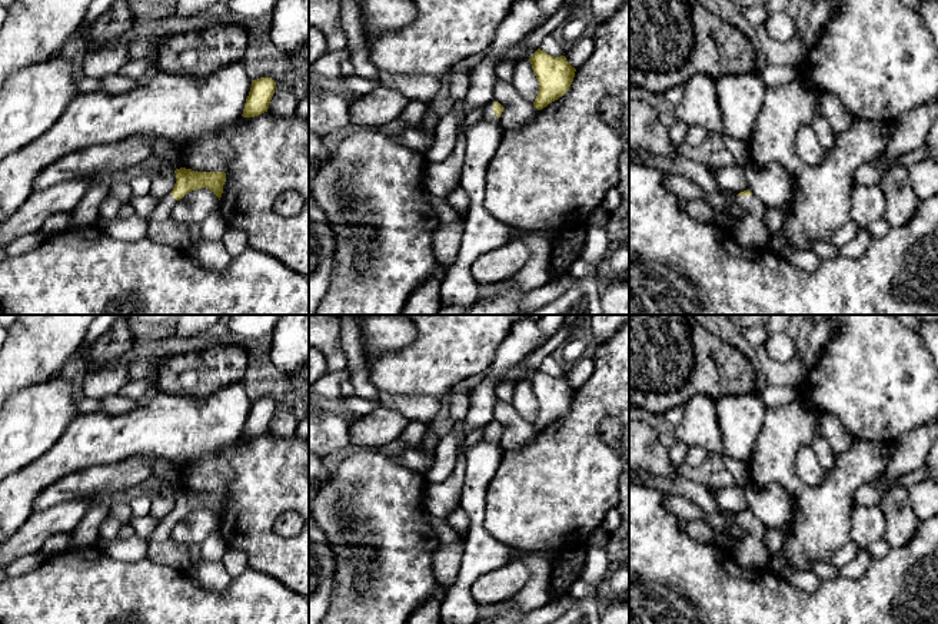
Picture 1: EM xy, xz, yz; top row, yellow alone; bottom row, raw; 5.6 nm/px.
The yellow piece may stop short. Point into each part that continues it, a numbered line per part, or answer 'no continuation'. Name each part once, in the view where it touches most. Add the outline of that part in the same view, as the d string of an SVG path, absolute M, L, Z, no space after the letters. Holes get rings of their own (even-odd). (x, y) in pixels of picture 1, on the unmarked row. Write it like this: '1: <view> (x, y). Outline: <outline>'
1: xz (488, 435). Outline: M493 422L486 425L482 441L485 442L498 442L498 437L493 434Z

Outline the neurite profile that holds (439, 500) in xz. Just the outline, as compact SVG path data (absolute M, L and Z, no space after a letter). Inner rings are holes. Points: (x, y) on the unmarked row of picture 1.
M460 441L456 454L456 468L452 475L440 482L428 482L423 494L423 505L428 514L439 518L448 518L452 511L460 505L460 494L465 484L465 455L463 455L463 441Z

